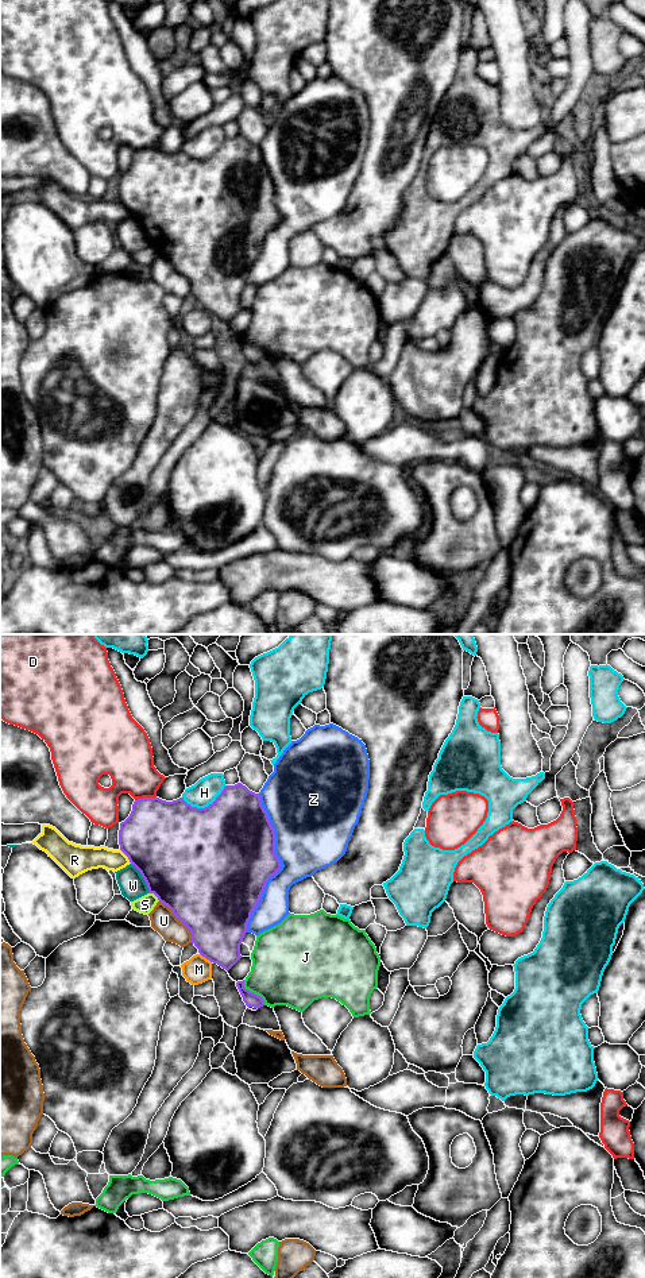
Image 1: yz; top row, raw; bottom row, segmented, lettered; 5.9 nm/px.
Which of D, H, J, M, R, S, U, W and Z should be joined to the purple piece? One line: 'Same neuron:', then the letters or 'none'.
Same neuron: none

